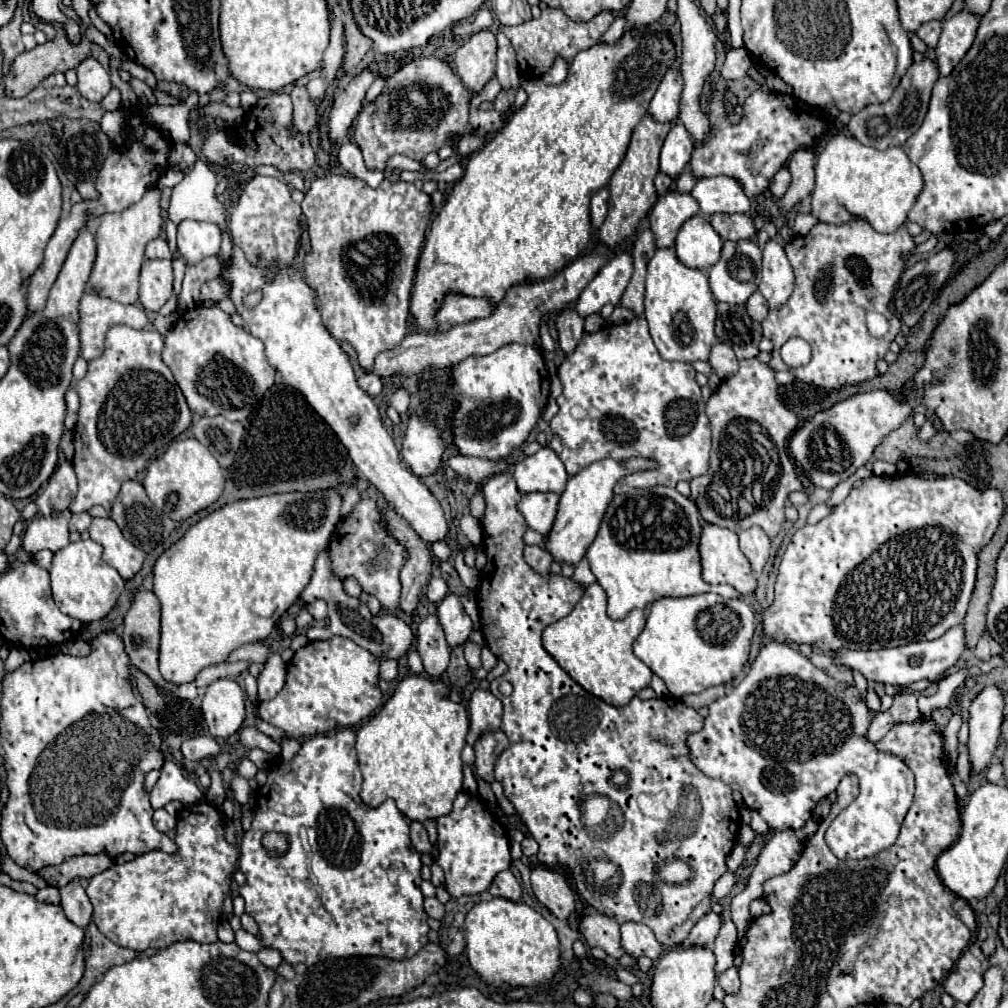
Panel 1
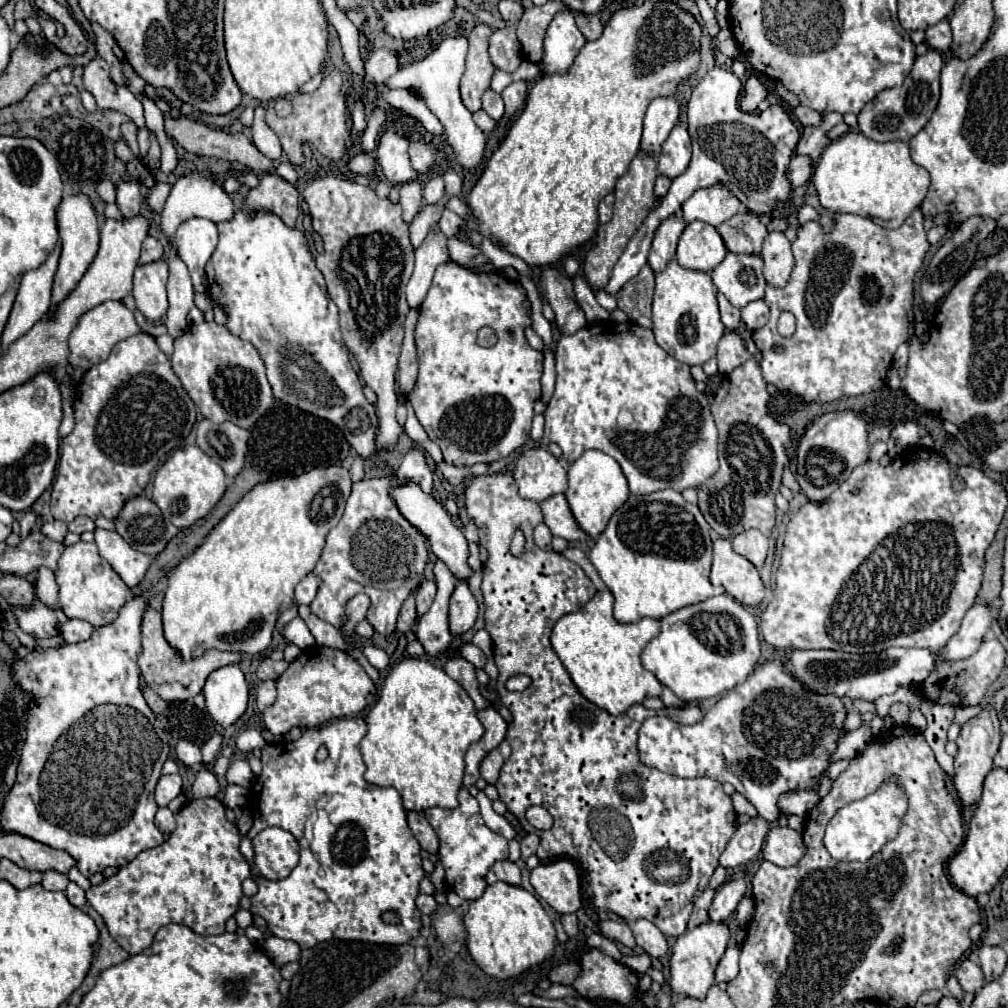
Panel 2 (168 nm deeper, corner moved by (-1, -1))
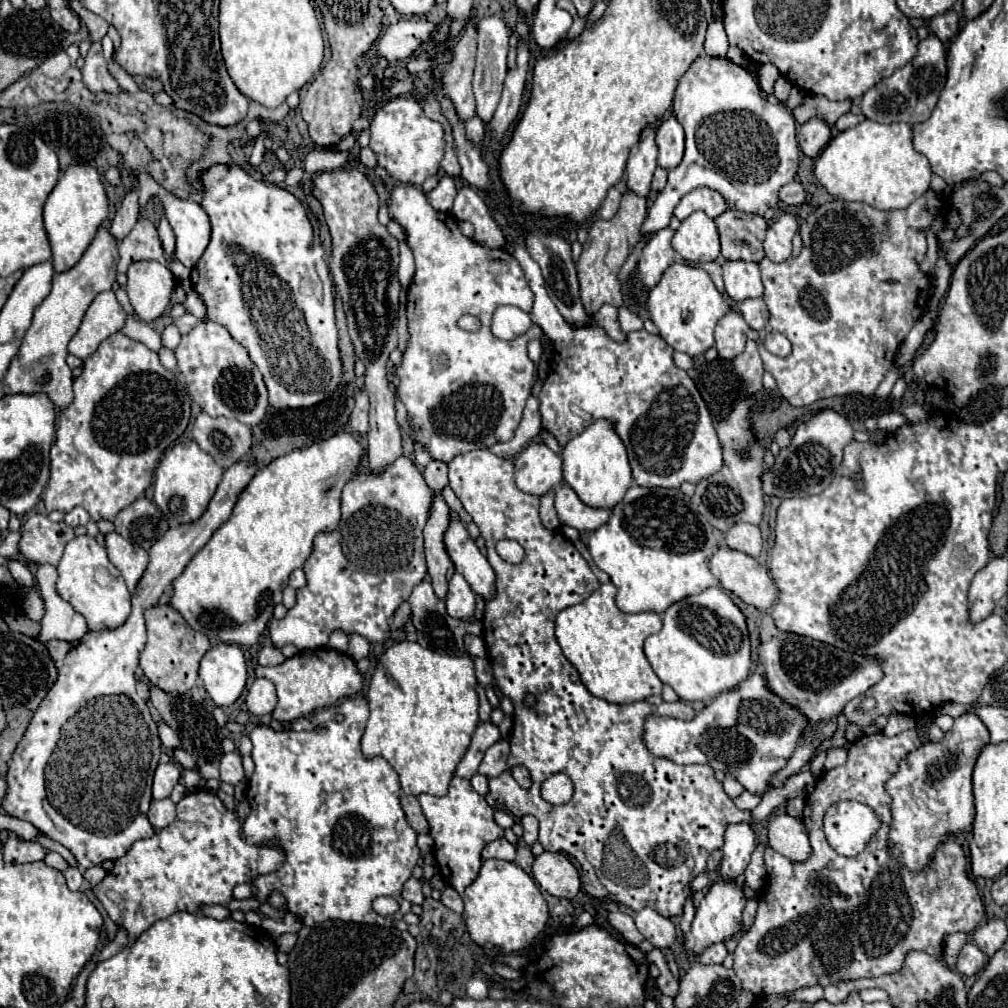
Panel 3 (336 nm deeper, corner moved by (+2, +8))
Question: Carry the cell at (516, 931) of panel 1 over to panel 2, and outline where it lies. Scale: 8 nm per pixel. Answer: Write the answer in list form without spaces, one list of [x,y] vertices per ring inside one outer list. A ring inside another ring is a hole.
[[[502,881],[488,885],[484,895],[470,903],[468,913],[464,915],[464,927],[468,931],[468,951],[472,959],[486,975],[500,981],[544,963],[552,957],[556,947],[554,923],[540,901],[526,889]]]

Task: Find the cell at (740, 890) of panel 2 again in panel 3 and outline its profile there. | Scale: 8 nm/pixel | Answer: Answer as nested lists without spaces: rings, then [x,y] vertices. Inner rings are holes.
[[[749,822],[729,824],[725,830],[725,844],[723,844],[723,858],[719,866],[719,874],[723,880],[739,878],[755,850],[755,832]]]

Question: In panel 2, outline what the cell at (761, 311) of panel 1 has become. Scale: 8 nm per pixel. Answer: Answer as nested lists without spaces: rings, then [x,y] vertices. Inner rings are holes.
[[[758,299],[758,301],[748,303],[742,309],[742,321],[750,331],[760,329],[762,325],[766,325],[766,321],[768,321],[768,305],[766,305],[766,301]]]

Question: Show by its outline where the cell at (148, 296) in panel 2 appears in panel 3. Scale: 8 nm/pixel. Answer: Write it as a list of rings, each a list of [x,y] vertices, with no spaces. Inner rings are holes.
[[[157,260],[135,262],[129,266],[127,282],[129,288],[125,290],[129,302],[141,320],[153,322],[167,310],[171,294],[175,290],[175,276],[165,264]]]

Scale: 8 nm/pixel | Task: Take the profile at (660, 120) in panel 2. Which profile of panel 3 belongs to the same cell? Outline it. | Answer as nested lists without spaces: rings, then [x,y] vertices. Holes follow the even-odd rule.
[[[657,124],[643,130],[639,142],[631,148],[625,172],[625,186],[629,192],[649,198],[651,178],[657,168],[657,144],[655,144]]]

